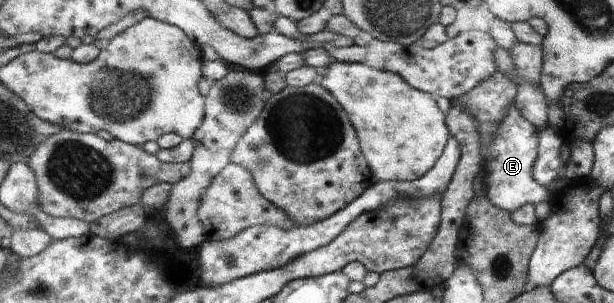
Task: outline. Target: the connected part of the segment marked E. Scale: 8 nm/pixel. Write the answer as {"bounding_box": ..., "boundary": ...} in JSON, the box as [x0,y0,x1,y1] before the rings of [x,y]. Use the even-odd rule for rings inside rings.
{"bounding_box":[486,108,549,213],"boundary":[[[515,108],[506,116],[491,146],[492,158],[486,163],[486,195],[497,207],[514,213],[524,205],[538,205],[549,198],[547,187],[534,177],[535,161],[539,158],[539,131]]]}

